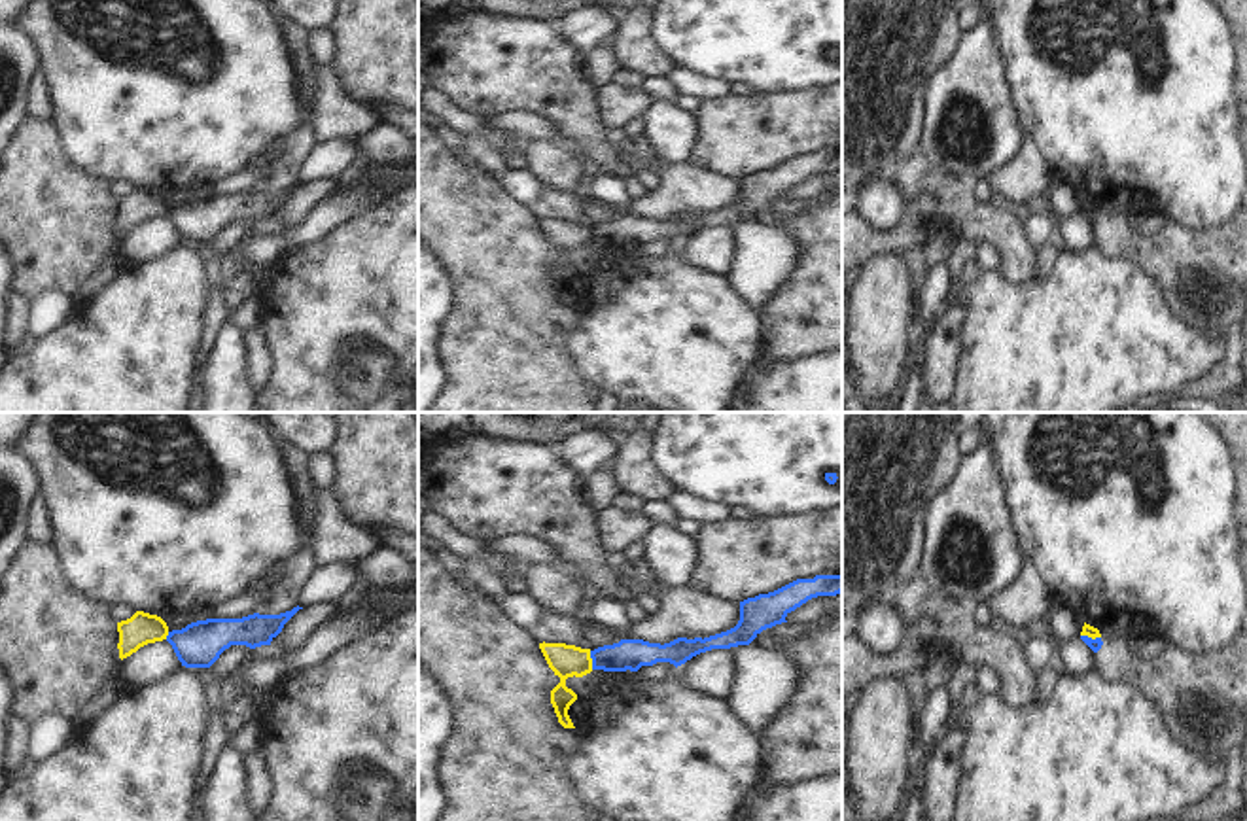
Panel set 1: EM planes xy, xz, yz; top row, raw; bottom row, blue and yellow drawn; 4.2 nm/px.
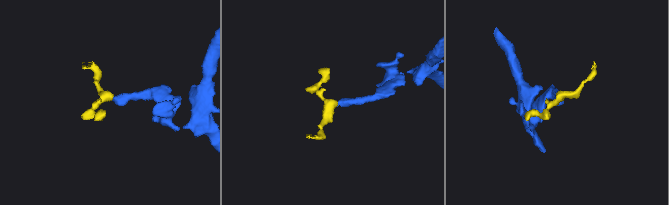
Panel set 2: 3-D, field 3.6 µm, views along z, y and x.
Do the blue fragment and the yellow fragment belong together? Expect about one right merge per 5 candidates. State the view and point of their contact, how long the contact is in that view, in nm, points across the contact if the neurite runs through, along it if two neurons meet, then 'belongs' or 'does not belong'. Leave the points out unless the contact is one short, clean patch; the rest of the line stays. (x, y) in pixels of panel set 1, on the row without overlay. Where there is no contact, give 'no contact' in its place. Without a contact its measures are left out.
contact xz (593, 237); length 80 nm; border xz (589, 227), (593, 244); does not belong

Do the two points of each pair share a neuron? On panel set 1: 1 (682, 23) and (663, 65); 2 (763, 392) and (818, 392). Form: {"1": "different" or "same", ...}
{"1": "different", "2": "same"}

